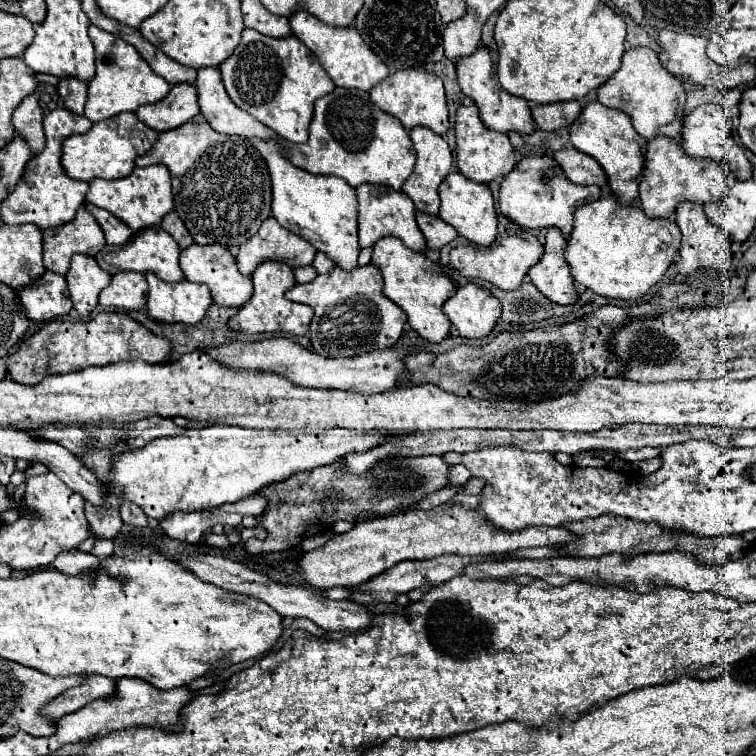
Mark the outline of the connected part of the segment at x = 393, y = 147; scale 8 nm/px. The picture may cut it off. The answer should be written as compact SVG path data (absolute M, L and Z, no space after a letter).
M340 86L316 102L308 142L288 144L288 154L288 160L298 168L310 174L340 176L354 188L372 182L400 190L416 162L412 140L402 122L380 110L368 92Z

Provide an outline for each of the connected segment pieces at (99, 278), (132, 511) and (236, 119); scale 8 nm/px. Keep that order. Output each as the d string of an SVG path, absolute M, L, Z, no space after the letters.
M74 254L66 282L76 312L88 316L98 304L98 294L108 286L110 274L104 272L92 256Z
M120 502L120 516L124 520L124 524L130 524L130 526L136 526L136 528L144 528L148 518L144 514L144 510L140 510L140 506L136 506L134 502Z
M200 68L196 76L200 112L208 124L220 134L238 134L238 136L258 136L266 138L268 128L254 120L248 112L240 110L226 94L220 68Z

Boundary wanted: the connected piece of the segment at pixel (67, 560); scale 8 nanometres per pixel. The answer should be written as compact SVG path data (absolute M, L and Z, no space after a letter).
M66 550L64 554L58 554L56 560L52 562L52 566L68 576L78 576L82 572L92 572L100 568L102 558L90 554L90 552L82 552L82 550Z

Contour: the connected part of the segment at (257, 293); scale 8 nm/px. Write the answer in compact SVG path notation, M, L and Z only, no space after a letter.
M262 262L254 274L254 294L252 298L238 310L236 316L230 318L228 326L232 330L240 330L240 332L248 332L248 334L272 334L272 332L290 332L294 336L302 336L308 332L314 310L308 304L296 304L284 298L284 292L288 288L292 288L296 284L294 280L294 272L290 266L284 266L284 262Z

